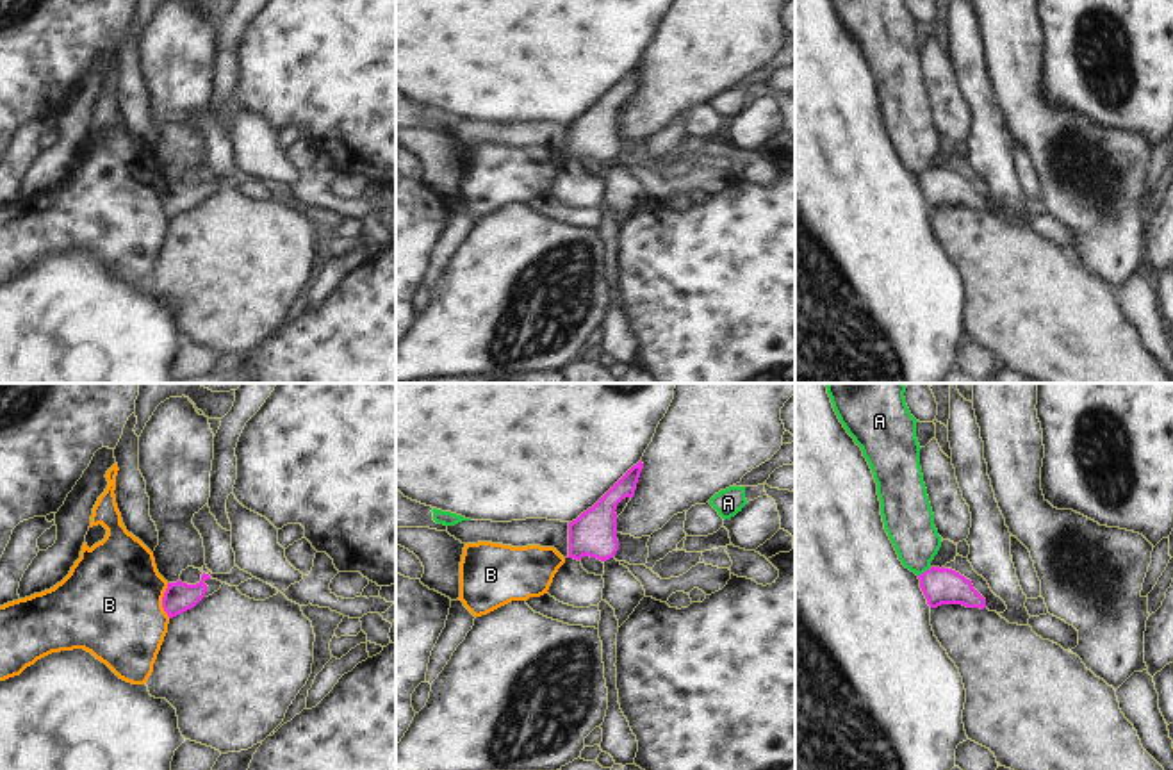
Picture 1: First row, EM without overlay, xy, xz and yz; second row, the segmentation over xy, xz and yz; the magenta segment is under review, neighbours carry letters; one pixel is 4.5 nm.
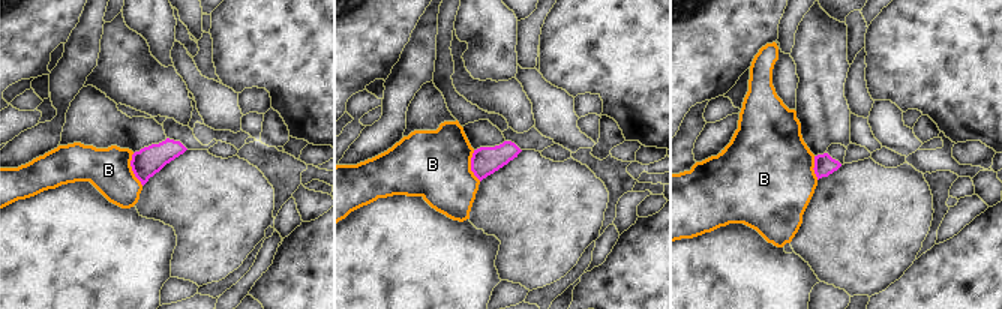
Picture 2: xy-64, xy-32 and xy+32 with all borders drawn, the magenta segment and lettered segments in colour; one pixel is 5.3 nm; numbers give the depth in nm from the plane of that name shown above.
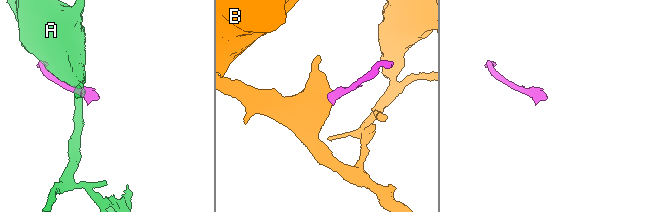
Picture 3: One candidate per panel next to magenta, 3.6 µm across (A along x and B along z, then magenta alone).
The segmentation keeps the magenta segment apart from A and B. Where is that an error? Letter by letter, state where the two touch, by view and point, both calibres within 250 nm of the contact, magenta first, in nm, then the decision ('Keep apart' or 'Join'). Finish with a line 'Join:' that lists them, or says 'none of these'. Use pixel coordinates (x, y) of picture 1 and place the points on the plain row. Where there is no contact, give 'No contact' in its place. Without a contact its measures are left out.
A: Touches magenta at yz (926, 172). Thickness 160 nm (magenta) against 220 nm. Keep apart
B: Touches magenta at xy (163, 202). Thickness 140 nm (magenta) against 460 nm. Keep apart
Join: none of these

